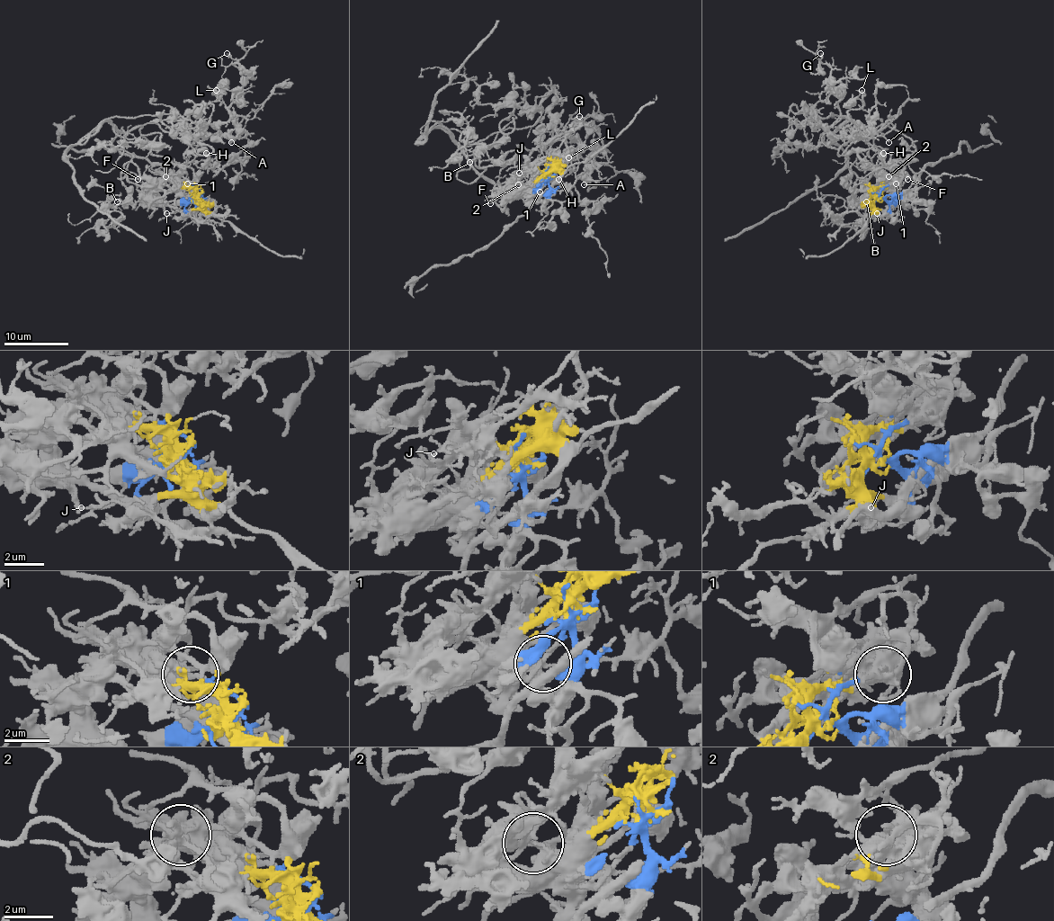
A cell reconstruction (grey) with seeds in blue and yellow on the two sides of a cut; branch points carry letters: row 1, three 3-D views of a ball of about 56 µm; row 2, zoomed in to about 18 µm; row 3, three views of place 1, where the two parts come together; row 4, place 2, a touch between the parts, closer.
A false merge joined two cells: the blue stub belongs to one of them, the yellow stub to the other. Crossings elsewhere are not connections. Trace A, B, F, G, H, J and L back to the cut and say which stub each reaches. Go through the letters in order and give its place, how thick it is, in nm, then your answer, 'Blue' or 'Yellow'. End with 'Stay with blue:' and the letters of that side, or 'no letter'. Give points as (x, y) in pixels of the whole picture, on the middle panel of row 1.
A: Place: (584, 184). Thickness 150 nm. Blue
B: Place: (469, 162). Thickness 160 nm. Blue
F: Place: (490, 203). Thickness 140 nm. Yellow
G: Place: (579, 116). Thickness 150 nm. Blue
H: Place: (558, 179). Thickness 100 nm. Blue
J: Place: (519, 173). Thickness 110 nm. Yellow
L: Place: (568, 157). Thickness 200 nm. Blue
Stay with blue: A, B, G, H, L

